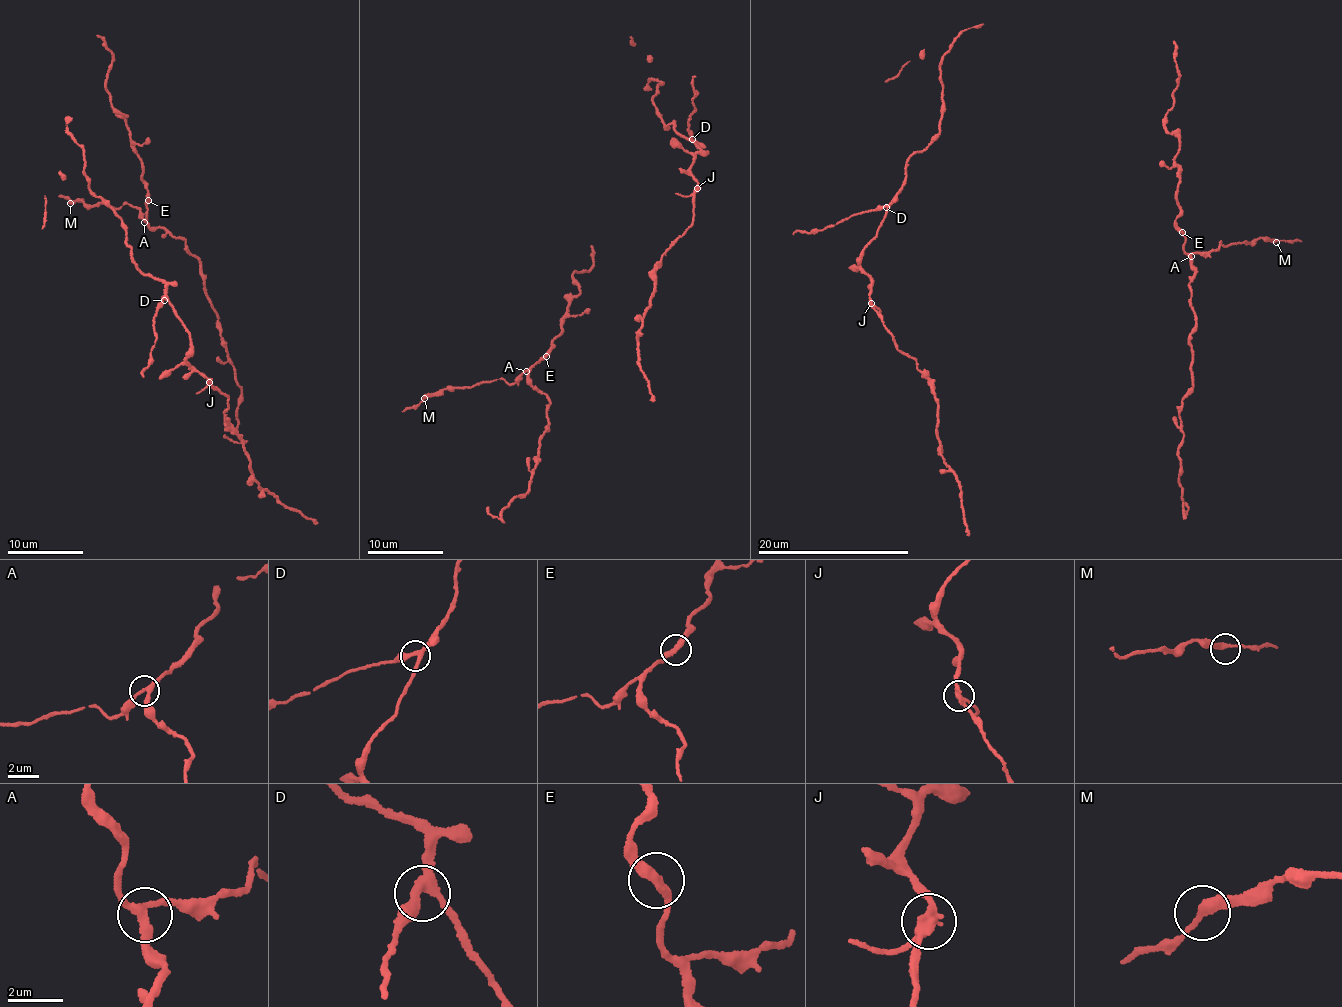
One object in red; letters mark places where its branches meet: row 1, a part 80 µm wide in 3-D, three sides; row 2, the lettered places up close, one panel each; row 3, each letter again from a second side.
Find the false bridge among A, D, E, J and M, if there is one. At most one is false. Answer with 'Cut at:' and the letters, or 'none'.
Cut at: none

